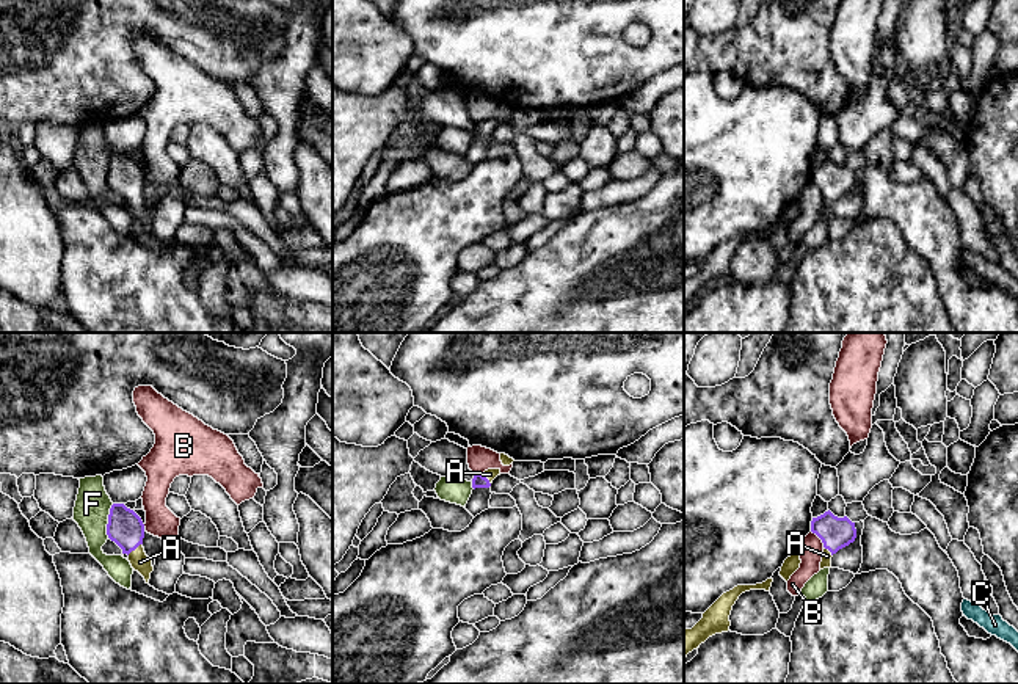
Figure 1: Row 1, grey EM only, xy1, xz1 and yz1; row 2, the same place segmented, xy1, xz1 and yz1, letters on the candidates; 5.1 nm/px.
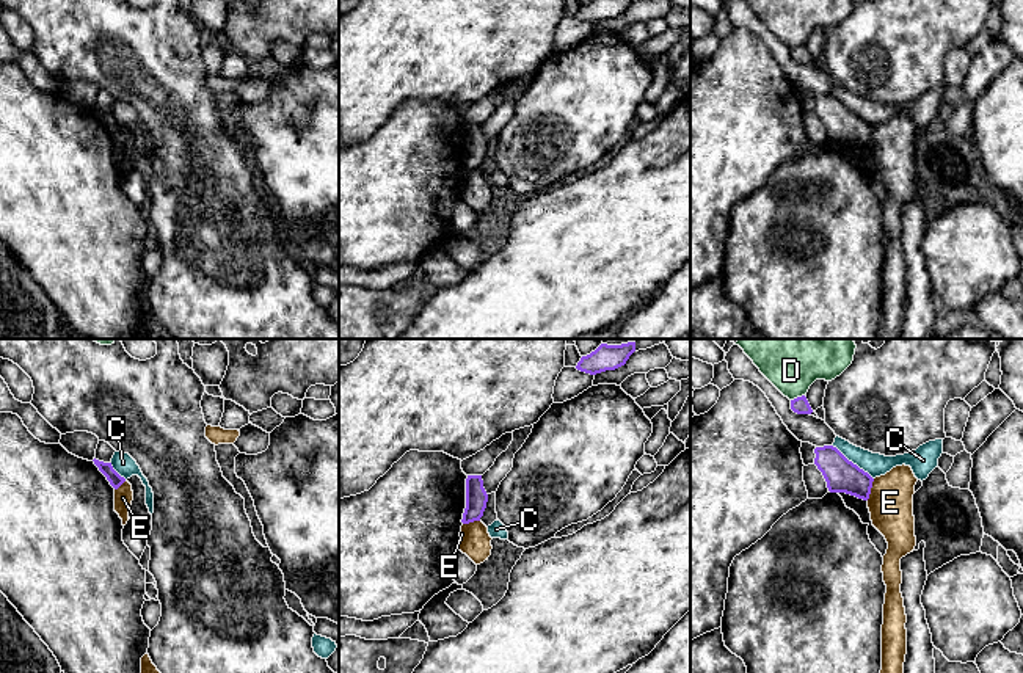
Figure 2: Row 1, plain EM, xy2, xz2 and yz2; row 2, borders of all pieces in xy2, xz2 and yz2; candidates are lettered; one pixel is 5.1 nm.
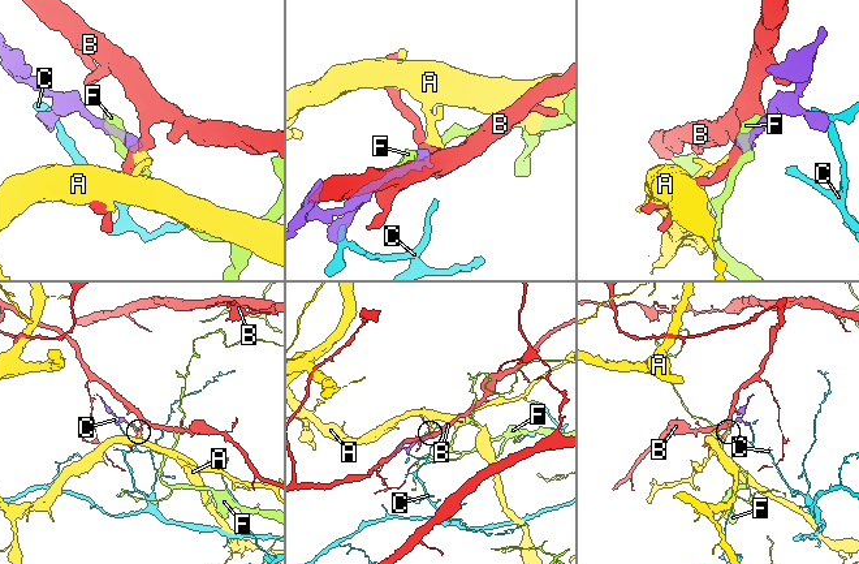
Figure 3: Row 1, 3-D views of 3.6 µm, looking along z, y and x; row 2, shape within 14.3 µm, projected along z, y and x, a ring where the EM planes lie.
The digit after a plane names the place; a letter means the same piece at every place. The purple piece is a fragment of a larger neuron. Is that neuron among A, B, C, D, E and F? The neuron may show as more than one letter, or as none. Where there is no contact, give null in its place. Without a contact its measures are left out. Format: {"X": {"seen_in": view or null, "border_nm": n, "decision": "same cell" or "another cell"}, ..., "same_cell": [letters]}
{"A": {"seen_in": "xy1", "border_nm": 100, "decision": "same cell"}, "B": {"seen_in": "yz1", "border_nm": 110, "decision": "another cell"}, "C": {"seen_in": "yz2", "border_nm": 280, "decision": "another cell"}, "D": {"seen_in": "yz2", "border_nm": 80, "decision": "another cell"}, "E": {"seen_in": "yz2", "border_nm": 120, "decision": "another cell"}, "F": {"seen_in": "xy1", "border_nm": 180, "decision": "another cell"}, "same_cell": ["A"]}

